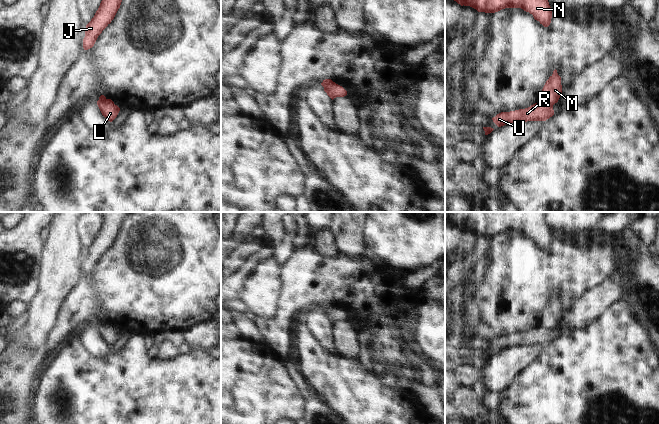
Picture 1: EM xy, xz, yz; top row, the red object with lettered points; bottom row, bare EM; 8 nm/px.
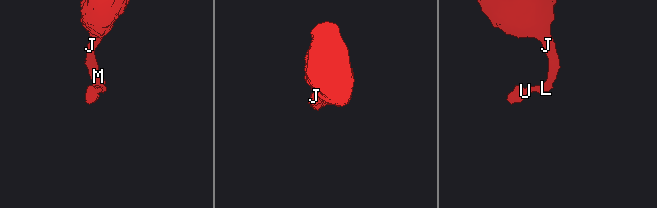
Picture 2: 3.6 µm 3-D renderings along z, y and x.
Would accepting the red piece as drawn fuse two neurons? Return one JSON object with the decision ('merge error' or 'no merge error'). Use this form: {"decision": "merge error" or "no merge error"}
{"decision": "merge error"}

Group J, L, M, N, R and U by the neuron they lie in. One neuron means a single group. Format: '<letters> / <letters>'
J M N / L R U

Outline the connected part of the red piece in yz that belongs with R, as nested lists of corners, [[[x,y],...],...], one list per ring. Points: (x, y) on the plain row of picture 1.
[[[540,325],[525,333],[501,336],[493,341],[492,344],[498,351],[501,351],[514,346],[546,345],[553,339],[553,330],[545,329]]]

